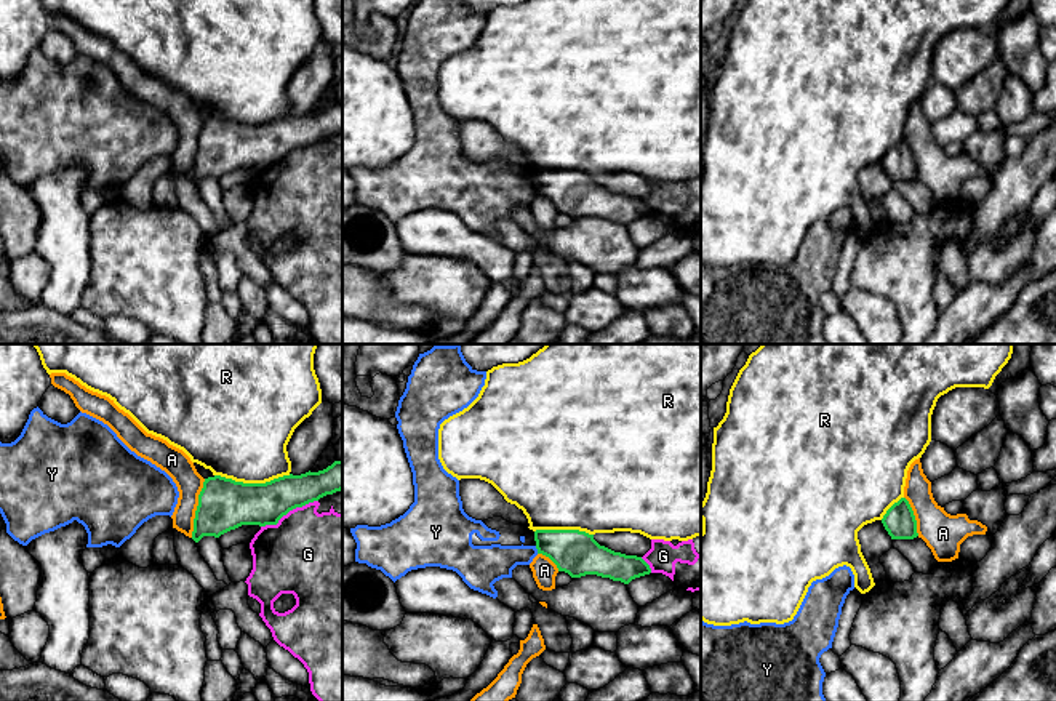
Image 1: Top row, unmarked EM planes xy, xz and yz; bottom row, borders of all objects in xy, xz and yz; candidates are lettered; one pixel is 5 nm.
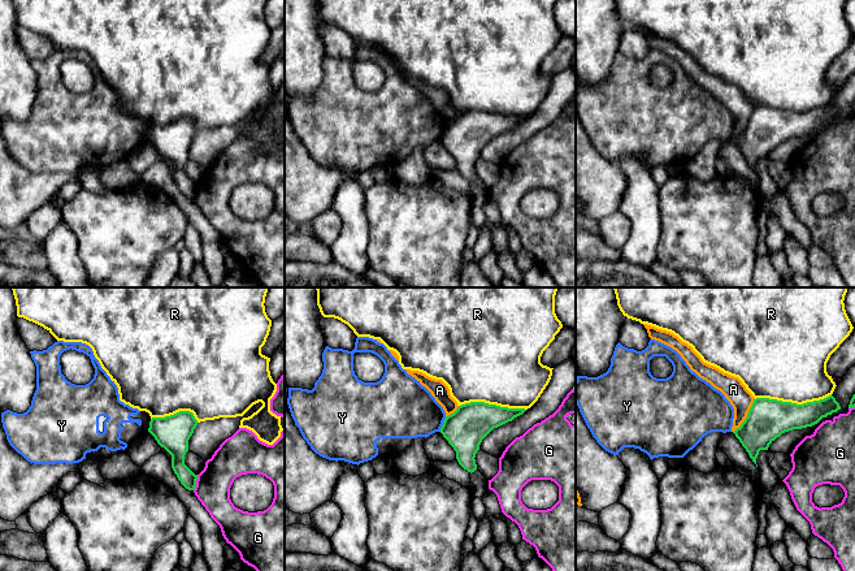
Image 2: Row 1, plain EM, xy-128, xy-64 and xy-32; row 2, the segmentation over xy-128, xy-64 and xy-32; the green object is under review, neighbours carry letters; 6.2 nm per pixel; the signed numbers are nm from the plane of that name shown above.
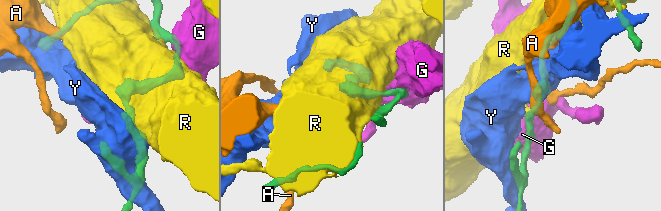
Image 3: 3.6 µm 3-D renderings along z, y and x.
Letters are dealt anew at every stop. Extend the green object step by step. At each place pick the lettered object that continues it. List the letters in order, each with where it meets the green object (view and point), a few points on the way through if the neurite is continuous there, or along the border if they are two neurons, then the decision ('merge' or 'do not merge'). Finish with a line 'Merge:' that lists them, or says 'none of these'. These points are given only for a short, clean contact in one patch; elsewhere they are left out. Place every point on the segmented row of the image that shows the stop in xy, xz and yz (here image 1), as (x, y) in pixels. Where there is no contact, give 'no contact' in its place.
A: meets green in xy at (197, 508); border along xy (205, 479), (191, 536); do not merge
G: meets green in xy at (288, 511); do not merge
R: meets green in xy at (252, 484); do not merge
Y: meets green in xz at (536, 548); do not merge
Merge: none of these

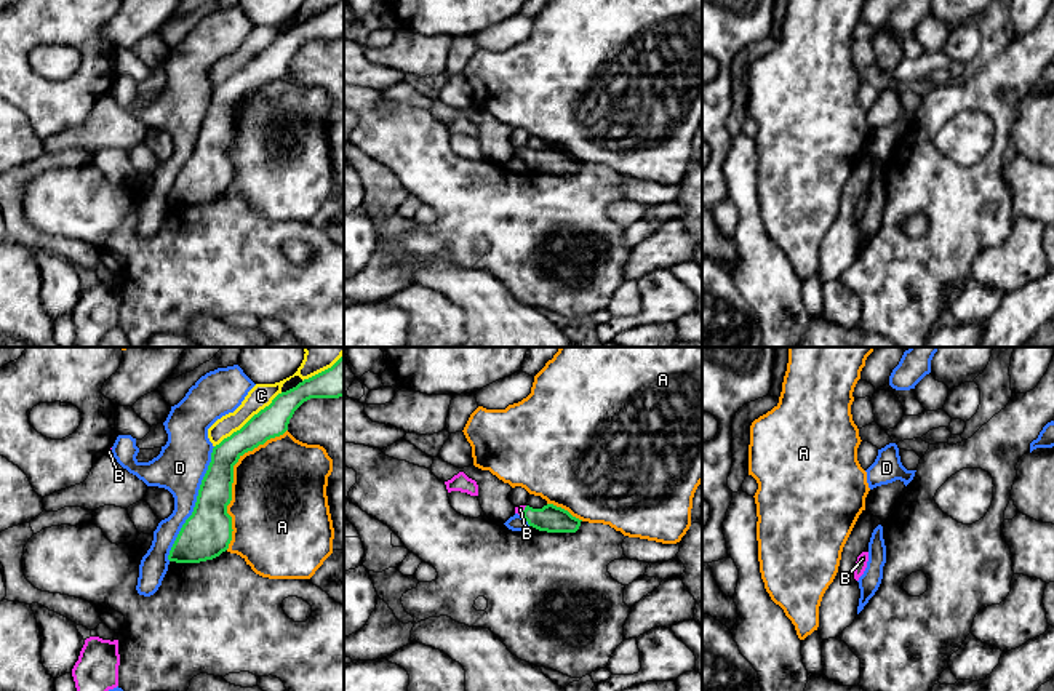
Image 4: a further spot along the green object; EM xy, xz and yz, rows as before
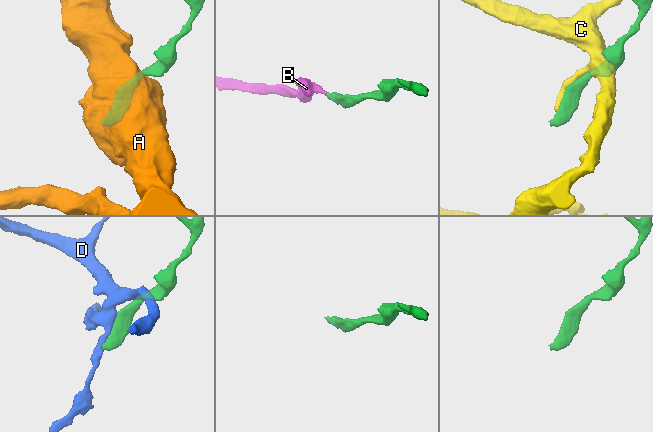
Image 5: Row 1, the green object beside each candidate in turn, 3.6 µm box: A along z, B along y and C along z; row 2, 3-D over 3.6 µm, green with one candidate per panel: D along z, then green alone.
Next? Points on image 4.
A: meets green in xy at (232, 480); do not merge
B: meets green in xz at (523, 511); runs through xz (550, 519), (538, 519), (523, 511), (520, 509); merge
C: meets green in xy at (250, 419); do not merge
D: meets green in xy at (195, 504); do not merge
Merge: B

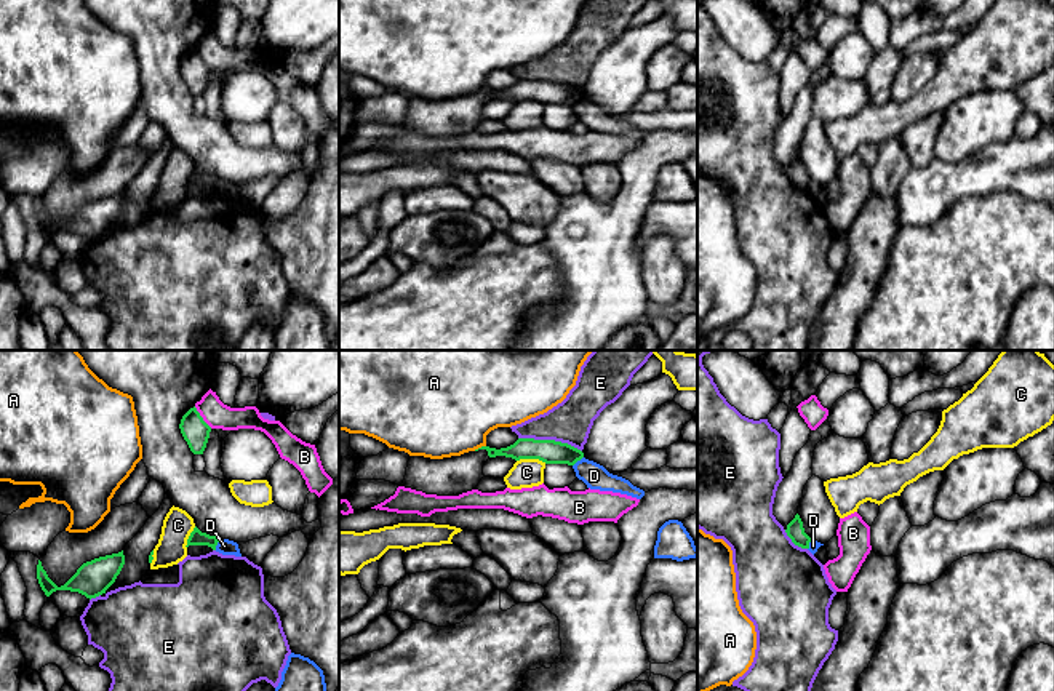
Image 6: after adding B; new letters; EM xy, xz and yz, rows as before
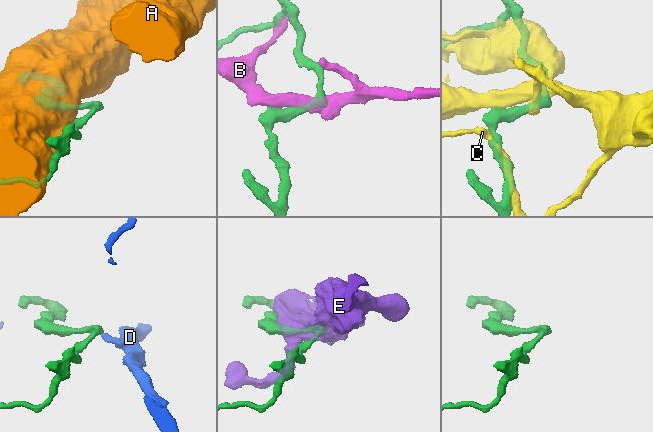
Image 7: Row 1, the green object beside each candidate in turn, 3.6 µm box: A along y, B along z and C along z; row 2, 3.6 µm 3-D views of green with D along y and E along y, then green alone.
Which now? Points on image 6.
A: meets green in xz at (479, 448); do not merge
B: meets green in xy at (202, 418); do not merge
C: meets green in xz at (531, 458); do not merge
D: meets green in xy at (216, 544); border along xy (219, 539), (215, 549); do not merge
E: meets green in xz at (550, 440); do not merge
Merge: none of these

